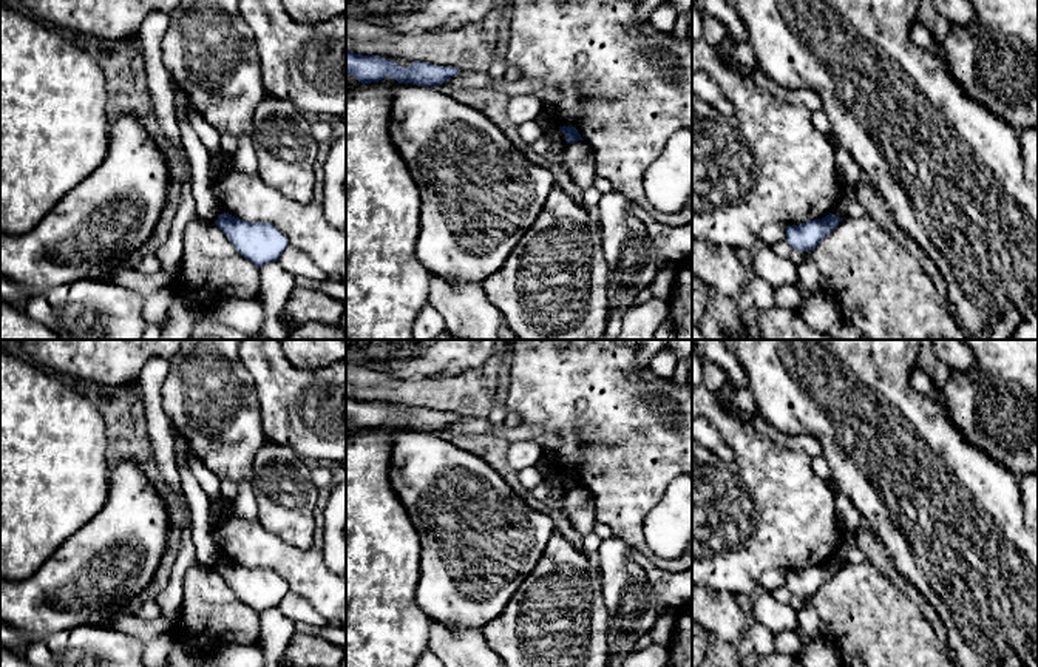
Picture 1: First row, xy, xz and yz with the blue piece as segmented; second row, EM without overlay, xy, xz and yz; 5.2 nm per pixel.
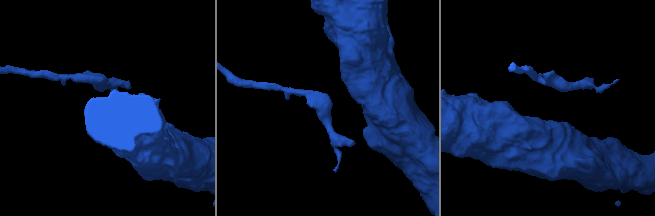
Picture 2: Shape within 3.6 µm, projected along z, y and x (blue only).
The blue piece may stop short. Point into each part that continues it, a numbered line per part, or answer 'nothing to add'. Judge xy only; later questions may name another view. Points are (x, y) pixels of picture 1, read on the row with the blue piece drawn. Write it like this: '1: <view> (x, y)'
nothing to add

